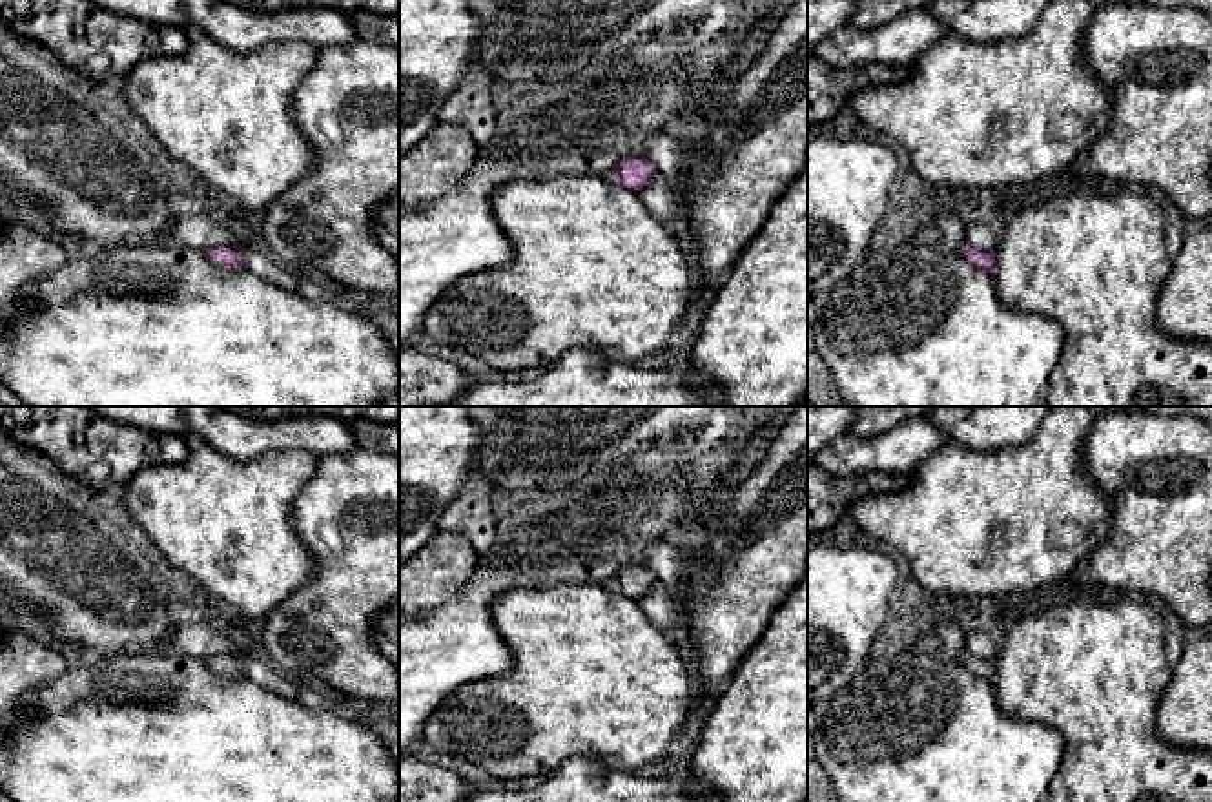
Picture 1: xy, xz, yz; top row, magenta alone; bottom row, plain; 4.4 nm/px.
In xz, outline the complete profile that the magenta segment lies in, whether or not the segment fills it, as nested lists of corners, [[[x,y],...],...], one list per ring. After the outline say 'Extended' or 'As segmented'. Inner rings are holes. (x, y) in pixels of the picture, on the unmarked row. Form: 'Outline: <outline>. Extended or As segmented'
Outline: [[[643,565],[627,567],[618,574],[614,581],[614,589],[623,596],[640,600],[652,589],[656,581],[658,578]]]. As segmented

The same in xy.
Outline: [[[217,654],[206,660],[208,667],[215,673],[230,674],[235,678],[246,676],[241,663],[226,654]]]. As segmented

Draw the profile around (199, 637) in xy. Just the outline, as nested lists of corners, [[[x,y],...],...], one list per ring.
[[[208,614],[179,616],[171,625],[168,651],[208,660],[217,654],[235,656],[246,653],[250,643]]]

